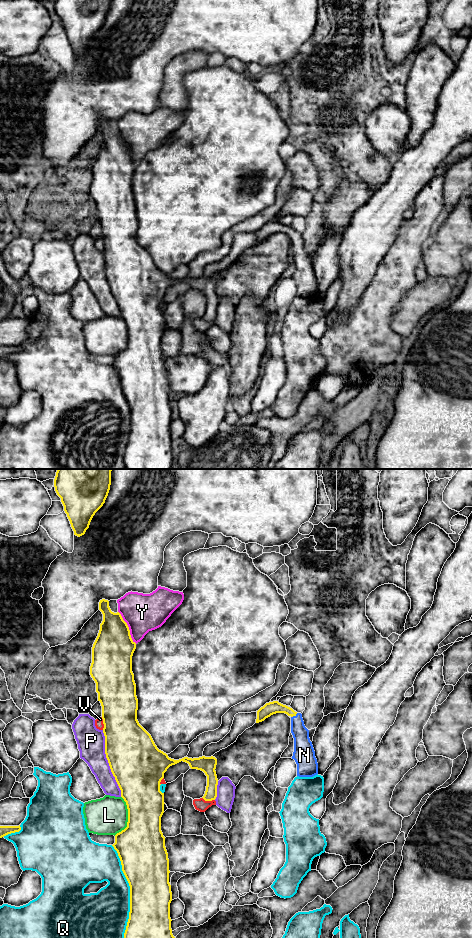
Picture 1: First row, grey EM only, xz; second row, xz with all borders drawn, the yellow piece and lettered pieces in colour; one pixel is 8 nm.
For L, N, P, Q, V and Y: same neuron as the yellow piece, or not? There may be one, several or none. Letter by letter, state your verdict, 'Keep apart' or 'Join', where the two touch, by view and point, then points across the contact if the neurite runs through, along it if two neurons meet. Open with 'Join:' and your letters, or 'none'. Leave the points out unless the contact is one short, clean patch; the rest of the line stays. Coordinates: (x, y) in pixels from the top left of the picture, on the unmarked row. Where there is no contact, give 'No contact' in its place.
Join: N
L: Keep apart. Touches yellow at xz (128, 337)
N: Join. Touches yellow at xz (294, 235). Path across: xz (268, 229), (286, 229), (294, 235), (301, 255), (302, 265)
P: Keep apart. Touches yellow at xz (108, 282)
Q: Keep apart. Touches yellow at xz (130, 417)
V: Keep apart. Touches yellow at xz (103, 243)
Y: Keep apart. Touches yellow at xz (128, 147)

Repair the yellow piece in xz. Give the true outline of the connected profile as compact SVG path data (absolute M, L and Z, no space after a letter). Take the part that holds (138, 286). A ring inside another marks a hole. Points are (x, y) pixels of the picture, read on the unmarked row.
M102 119L99 122L99 130L103 134L98 156L92 167L92 183L90 195L96 203L98 221L102 226L103 253L105 256L105 274L111 292L121 310L128 329L127 347L115 355L115 363L112 365L117 371L121 381L122 391L130 406L130 432L124 453L125 469L171 469L175 458L171 449L170 423L172 421L171 405L169 403L169 379L165 367L165 357L161 351L161 337L164 333L164 313L160 311L160 302L164 298L167 289L181 281L189 284L191 289L201 290L207 296L207 306L204 316L205 321L215 320L217 317L218 299L216 295L217 279L211 277L188 278L174 280L166 273L159 270L151 255L139 244L137 240L138 219L136 216L136 204L132 192L132 176L136 169L136 163L132 160L127 143L119 132L114 133L109 127L109 121Z

